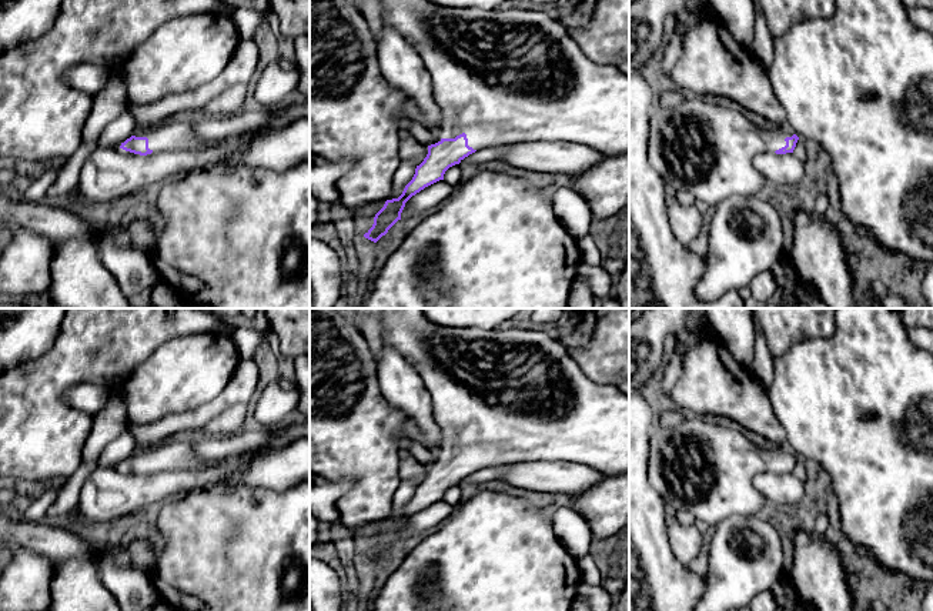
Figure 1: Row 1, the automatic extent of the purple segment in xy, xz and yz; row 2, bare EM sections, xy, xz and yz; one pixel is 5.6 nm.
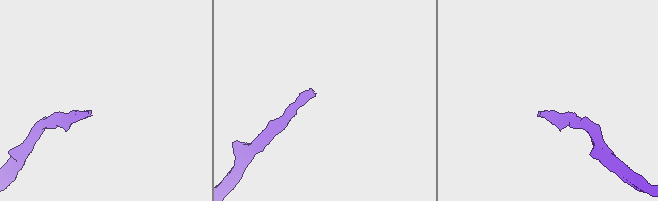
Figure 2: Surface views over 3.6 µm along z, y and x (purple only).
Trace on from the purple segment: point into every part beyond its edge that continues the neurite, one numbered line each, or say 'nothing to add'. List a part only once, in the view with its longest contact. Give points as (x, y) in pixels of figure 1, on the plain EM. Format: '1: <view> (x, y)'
1: xz (500, 396)

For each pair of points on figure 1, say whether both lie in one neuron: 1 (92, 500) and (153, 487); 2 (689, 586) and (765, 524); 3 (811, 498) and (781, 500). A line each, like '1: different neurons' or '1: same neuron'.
1: same neuron
2: different neurons
3: different neurons

